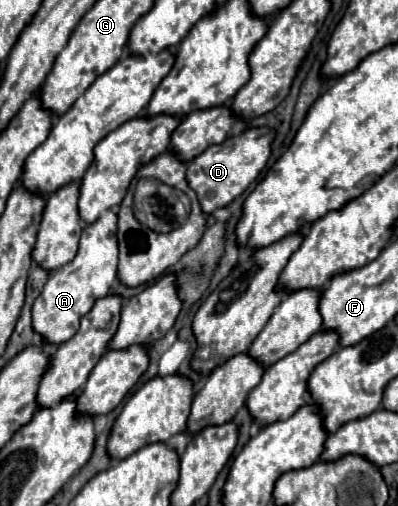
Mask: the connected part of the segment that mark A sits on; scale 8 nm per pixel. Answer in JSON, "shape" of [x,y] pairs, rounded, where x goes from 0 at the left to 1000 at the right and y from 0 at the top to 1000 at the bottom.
{"shape":[[[284,413],[259,417],[259,425],[209,453],[198,496],[183,516],[133,536],[113,571],[83,599],[83,650],[108,662],[128,682],[153,682],[183,666],[198,650],[204,626],[214,626],[234,599],[269,583],[279,559],[294,547],[299,484],[294,484],[294,421]]]}

